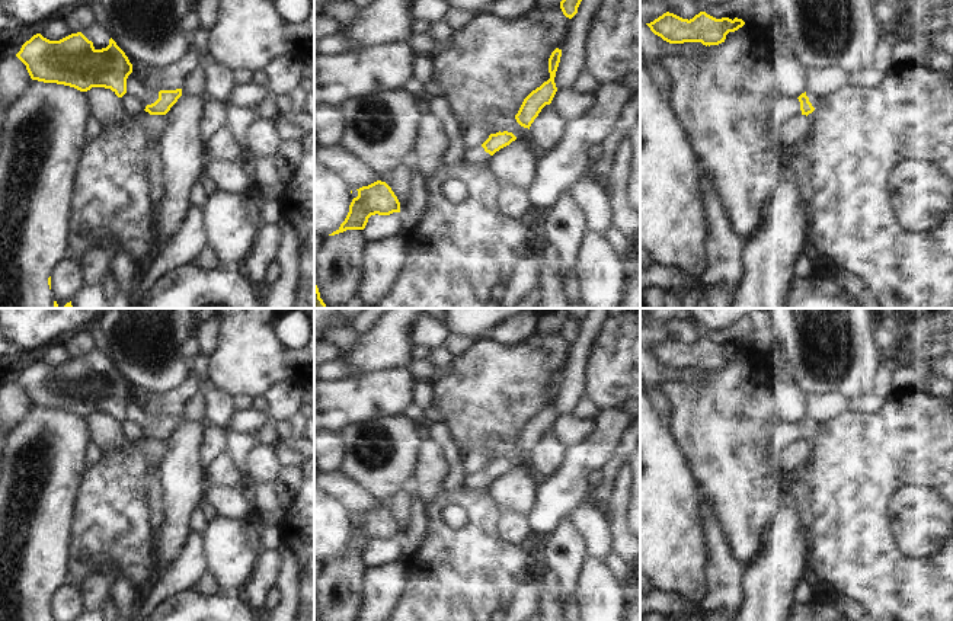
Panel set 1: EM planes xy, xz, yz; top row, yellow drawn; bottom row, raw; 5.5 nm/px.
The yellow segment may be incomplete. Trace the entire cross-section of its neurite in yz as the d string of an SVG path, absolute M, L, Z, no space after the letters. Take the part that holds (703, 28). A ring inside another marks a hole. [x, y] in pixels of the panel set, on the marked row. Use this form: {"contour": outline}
{"contour": "M700 12L693 19L682 19L674 13L663 13L650 23L650 31L669 44L701 42L703 45L719 45L725 42L729 32L735 32L745 25L742 19L716 19L706 12Z"}

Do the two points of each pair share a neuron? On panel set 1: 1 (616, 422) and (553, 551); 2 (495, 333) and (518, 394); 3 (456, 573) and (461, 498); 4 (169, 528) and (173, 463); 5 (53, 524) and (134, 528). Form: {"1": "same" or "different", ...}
{"1": "different", "2": "different", "3": "same", "4": "same", "5": "different"}

